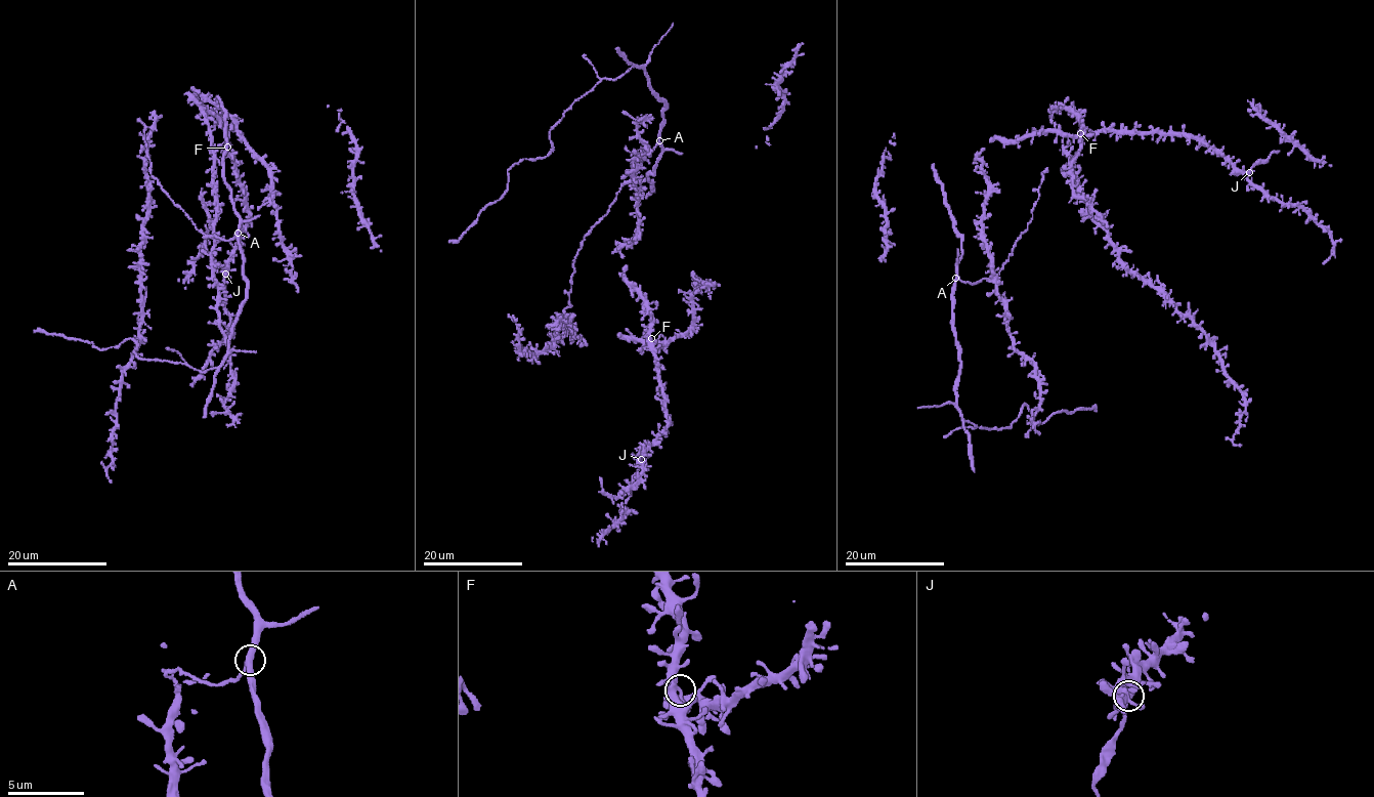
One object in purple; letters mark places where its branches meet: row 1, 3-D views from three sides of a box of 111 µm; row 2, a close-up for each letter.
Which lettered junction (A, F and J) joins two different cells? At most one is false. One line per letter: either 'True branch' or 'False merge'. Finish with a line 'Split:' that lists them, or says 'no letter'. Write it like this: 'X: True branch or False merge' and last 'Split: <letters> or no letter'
A: True branch
F: True branch
J: False merge
Split: J

